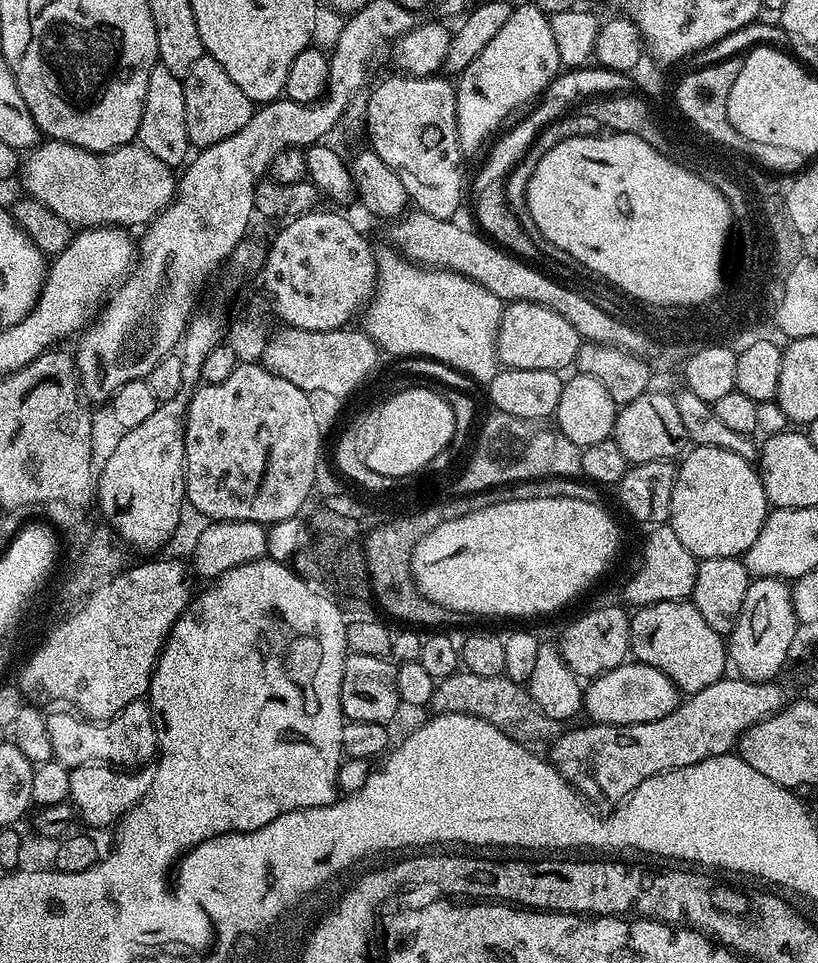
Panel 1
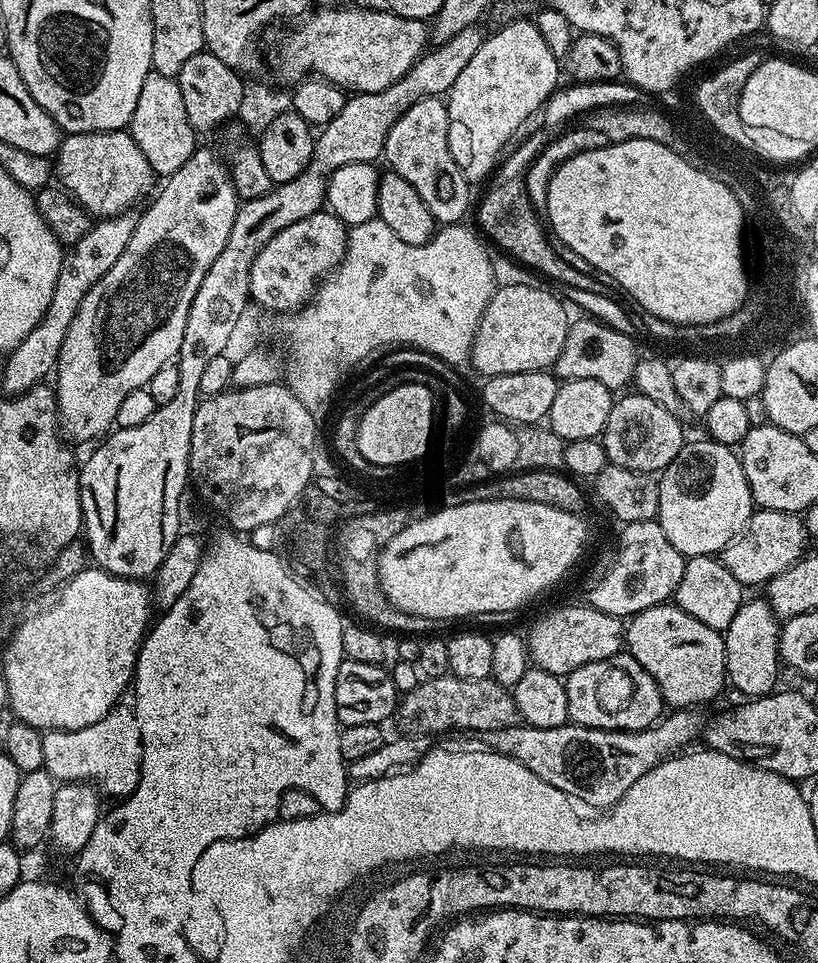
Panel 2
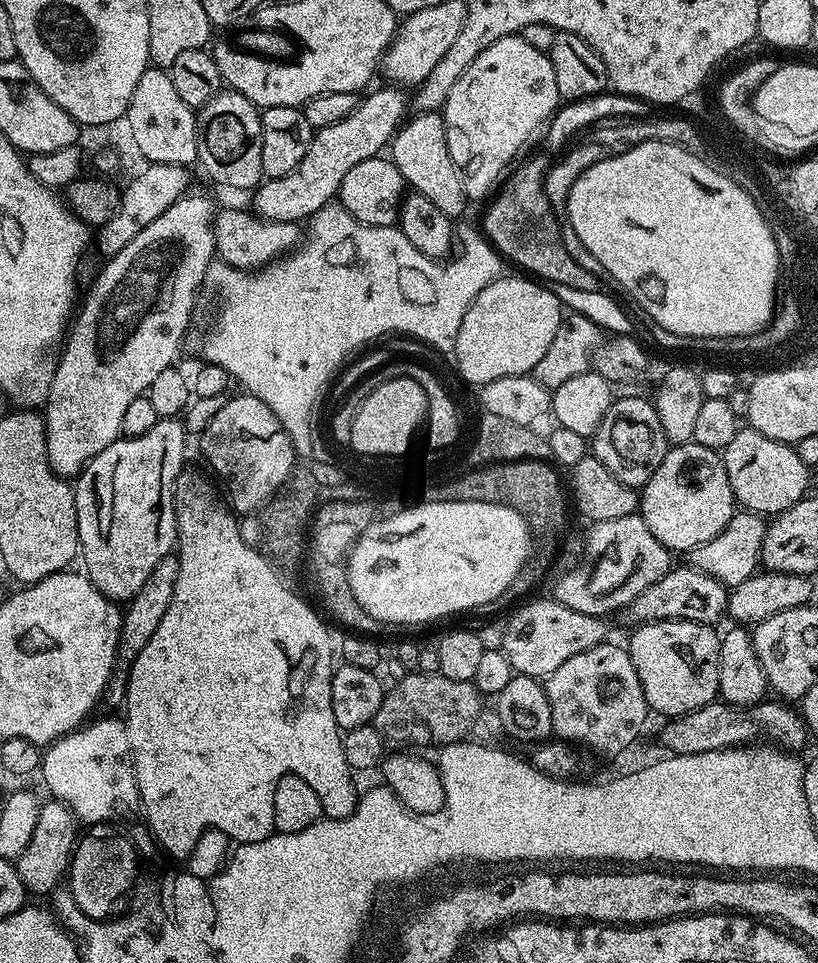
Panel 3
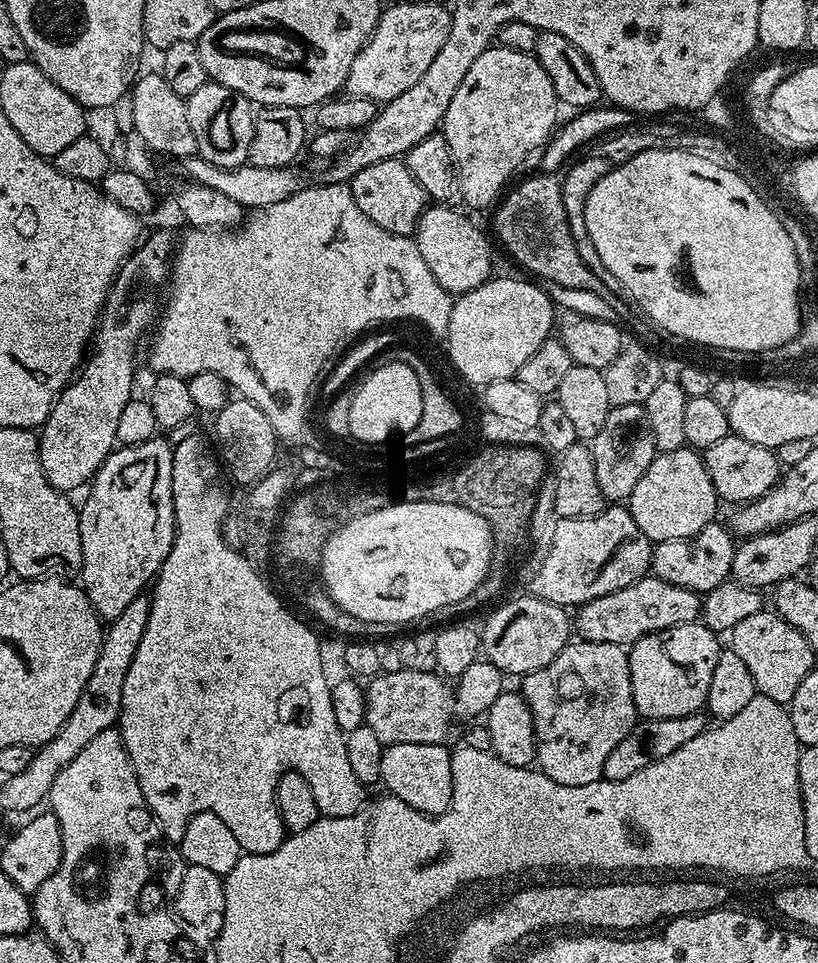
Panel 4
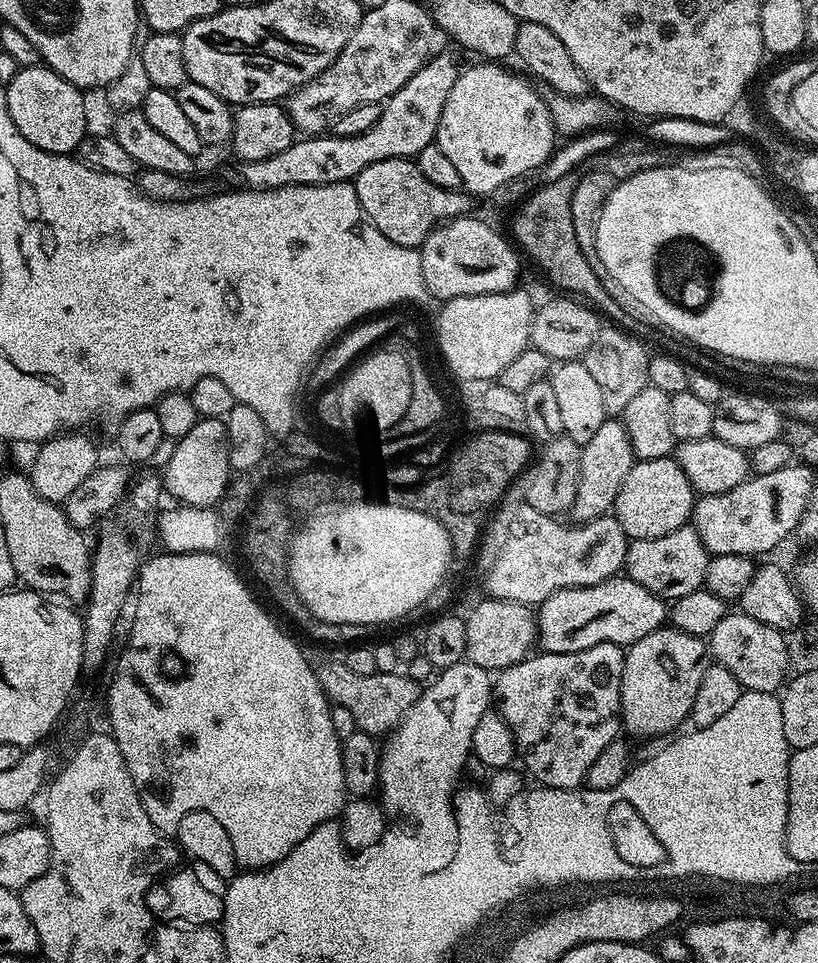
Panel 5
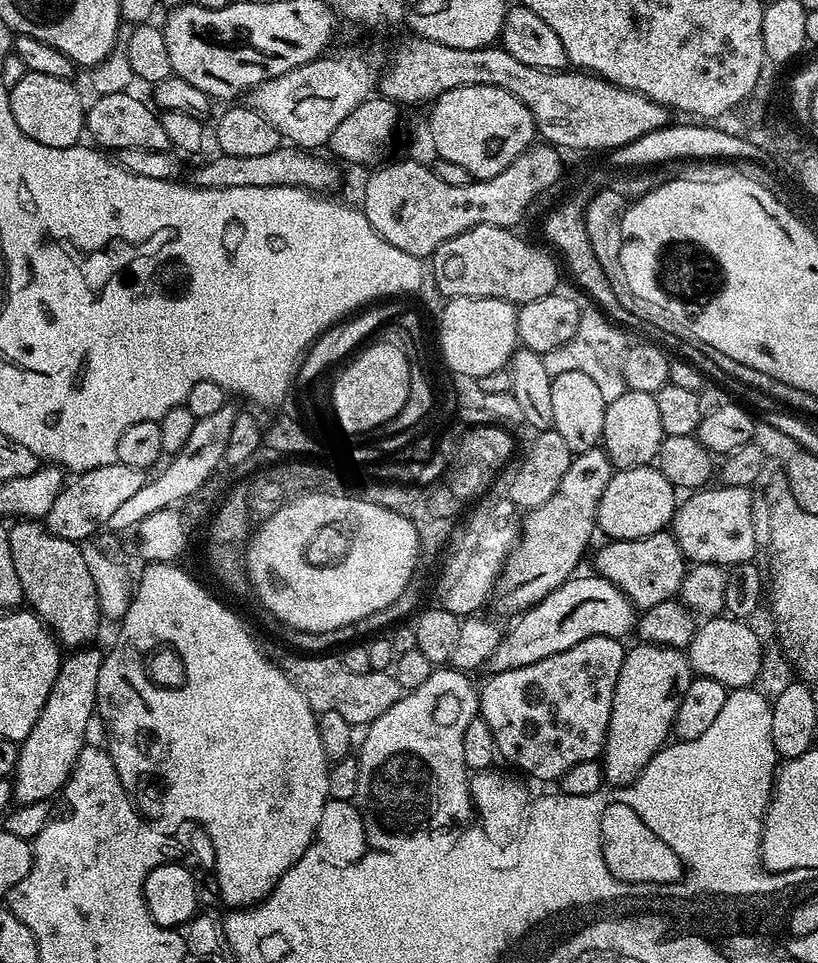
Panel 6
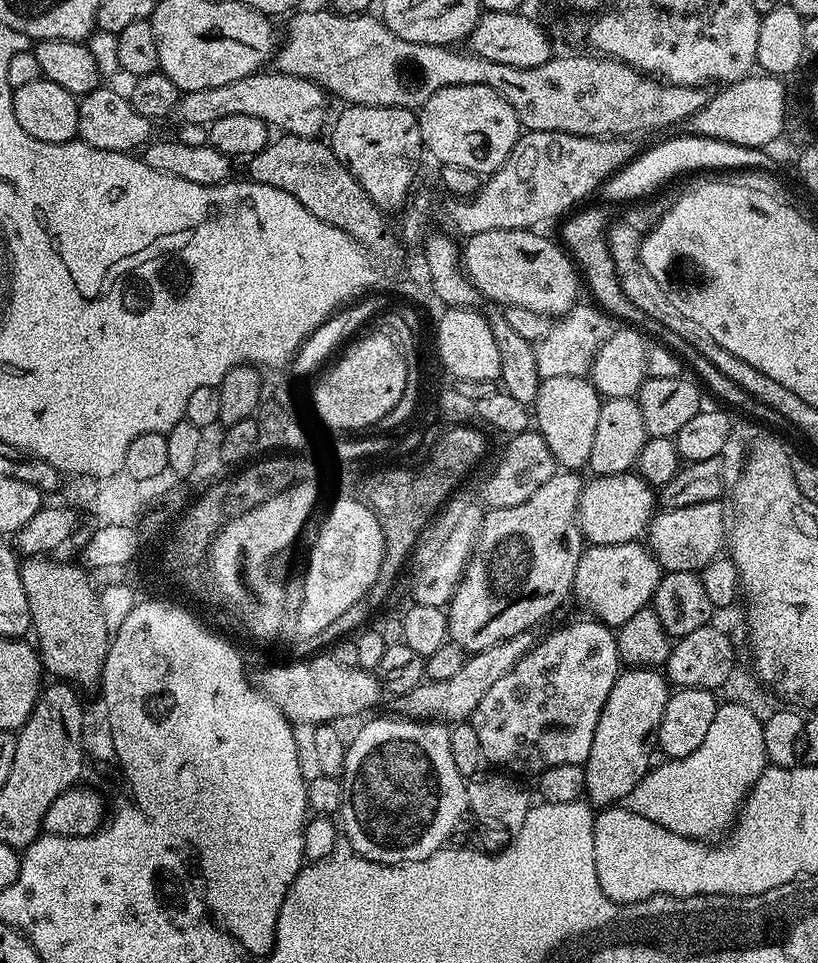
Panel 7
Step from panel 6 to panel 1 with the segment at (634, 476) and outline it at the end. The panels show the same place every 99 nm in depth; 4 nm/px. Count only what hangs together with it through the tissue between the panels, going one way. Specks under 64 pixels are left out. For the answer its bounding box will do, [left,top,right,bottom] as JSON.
[670,445,769,560]

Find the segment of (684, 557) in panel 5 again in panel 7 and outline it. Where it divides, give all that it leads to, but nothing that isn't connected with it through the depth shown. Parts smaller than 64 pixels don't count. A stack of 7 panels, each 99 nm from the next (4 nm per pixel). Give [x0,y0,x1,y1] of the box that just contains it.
[571,543,662,630]

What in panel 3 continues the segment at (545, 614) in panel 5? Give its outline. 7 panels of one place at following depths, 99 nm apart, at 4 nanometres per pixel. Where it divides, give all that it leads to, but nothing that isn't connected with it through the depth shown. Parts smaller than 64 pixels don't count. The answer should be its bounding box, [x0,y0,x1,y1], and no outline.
[626,566,729,626]

